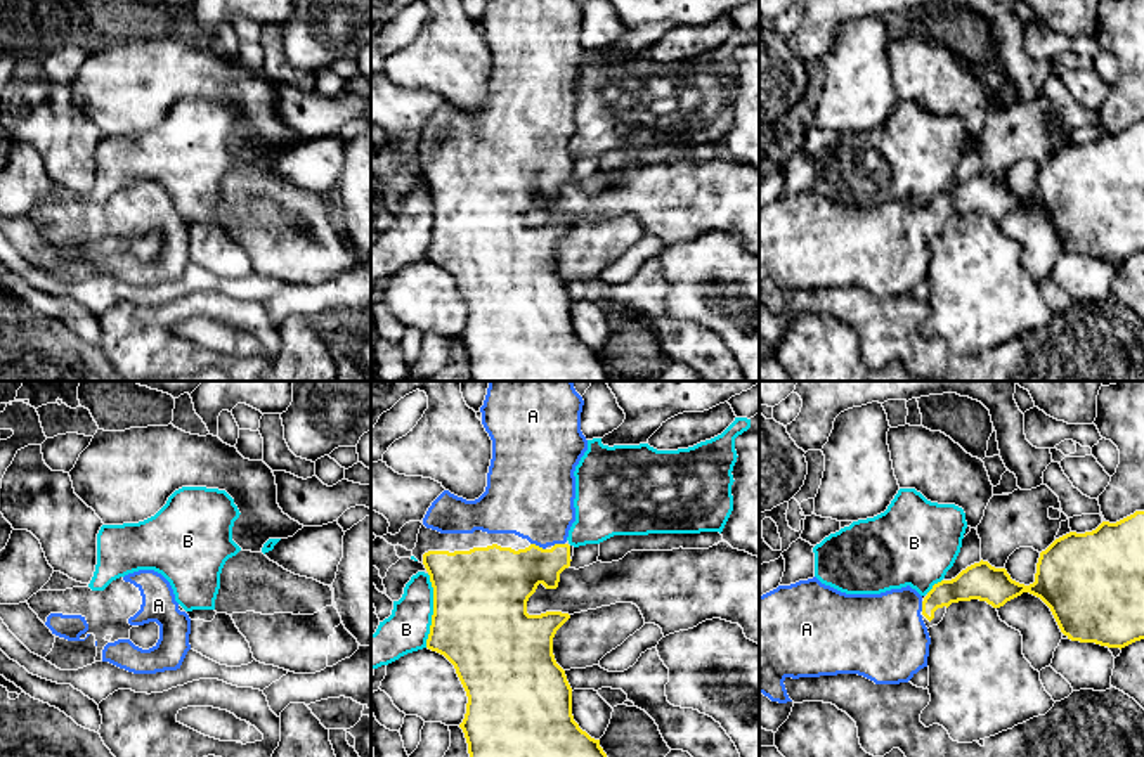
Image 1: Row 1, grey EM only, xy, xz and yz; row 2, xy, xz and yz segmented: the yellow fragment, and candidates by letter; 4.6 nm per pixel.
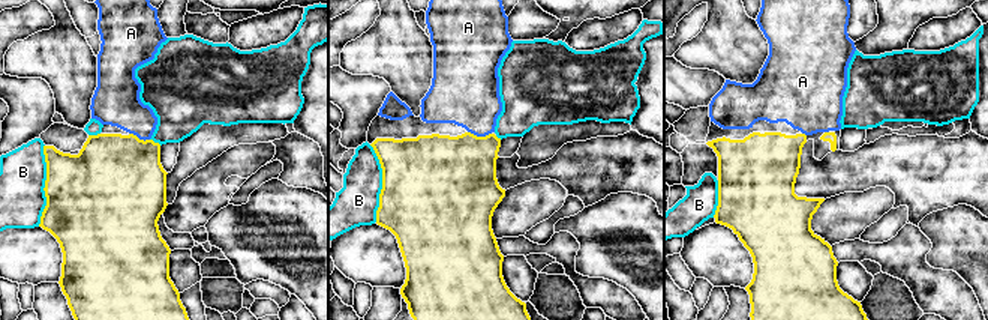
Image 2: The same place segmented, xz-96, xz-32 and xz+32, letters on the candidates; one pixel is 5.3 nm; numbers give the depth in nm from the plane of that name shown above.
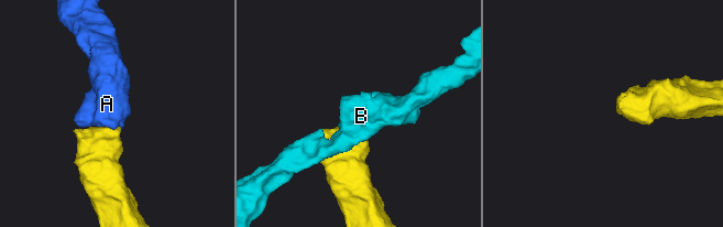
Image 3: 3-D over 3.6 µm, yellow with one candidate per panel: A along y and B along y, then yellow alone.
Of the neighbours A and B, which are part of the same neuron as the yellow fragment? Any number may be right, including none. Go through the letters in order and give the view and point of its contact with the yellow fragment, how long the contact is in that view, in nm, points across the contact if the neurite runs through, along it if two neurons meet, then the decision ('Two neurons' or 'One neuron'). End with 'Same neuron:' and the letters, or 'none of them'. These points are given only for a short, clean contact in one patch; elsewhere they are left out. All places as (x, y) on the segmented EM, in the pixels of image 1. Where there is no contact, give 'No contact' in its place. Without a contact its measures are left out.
A: Touches yellow at xz (538, 546). Shared border 80 nm. Path across: xz (496, 581), (508, 575), (538, 546), (531, 494). One neuron
B: Touches yellow at xz (434, 610). Shared border 340 nm. Two neurons
Same neuron: A

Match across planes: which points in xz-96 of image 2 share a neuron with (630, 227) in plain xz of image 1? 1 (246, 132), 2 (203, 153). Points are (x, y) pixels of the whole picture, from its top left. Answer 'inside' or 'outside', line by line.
1: outside
2: outside

